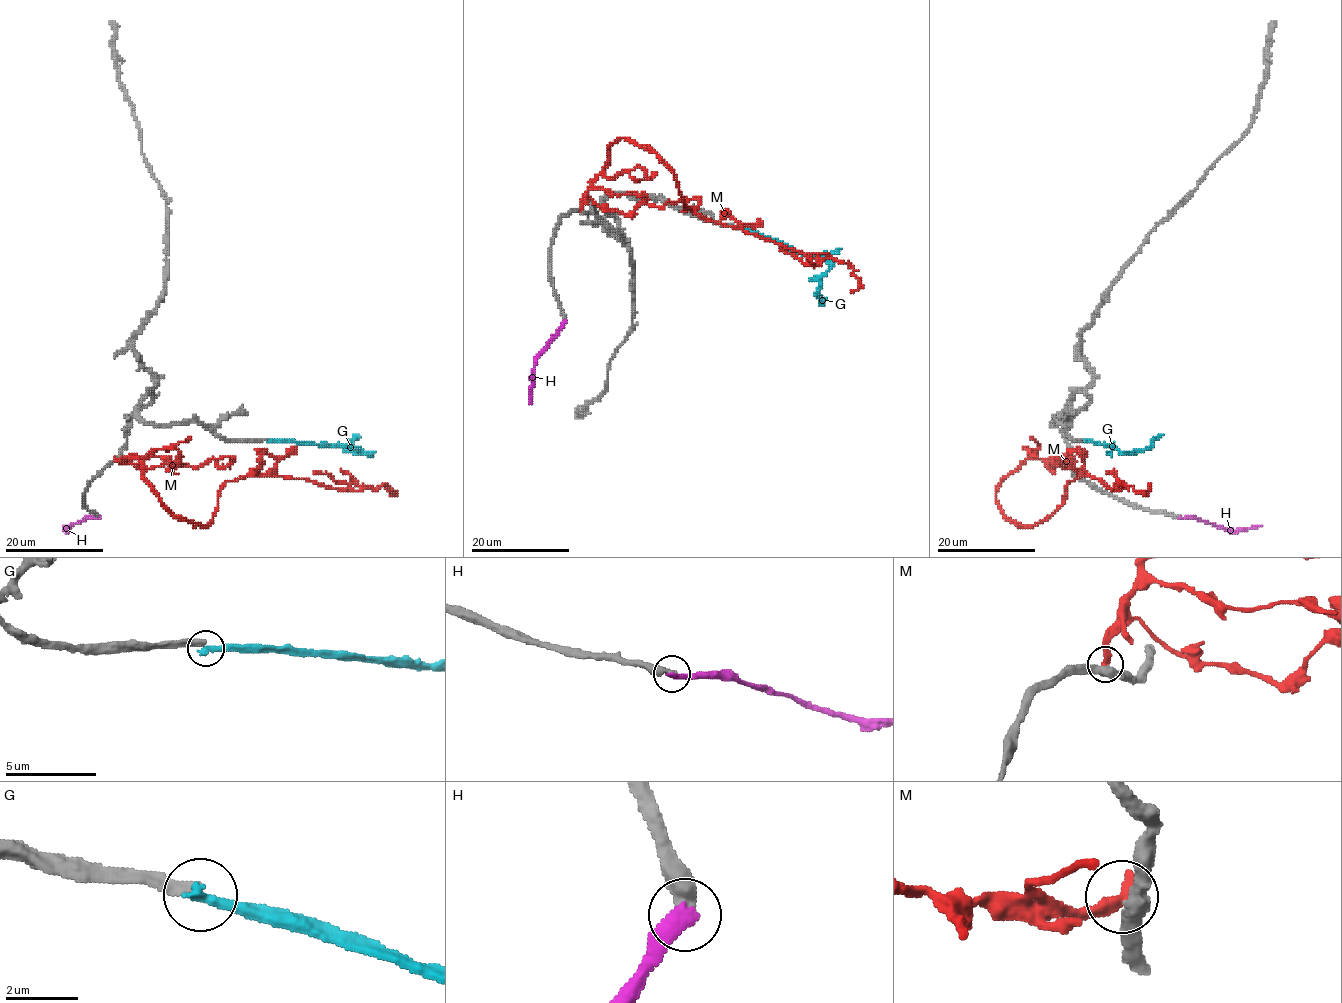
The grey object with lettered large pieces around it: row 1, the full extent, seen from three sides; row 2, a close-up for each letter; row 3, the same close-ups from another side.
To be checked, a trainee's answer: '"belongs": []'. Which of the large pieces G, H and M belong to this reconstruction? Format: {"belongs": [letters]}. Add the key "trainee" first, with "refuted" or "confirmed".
{"trainee": "confirmed", "belongs": []}

